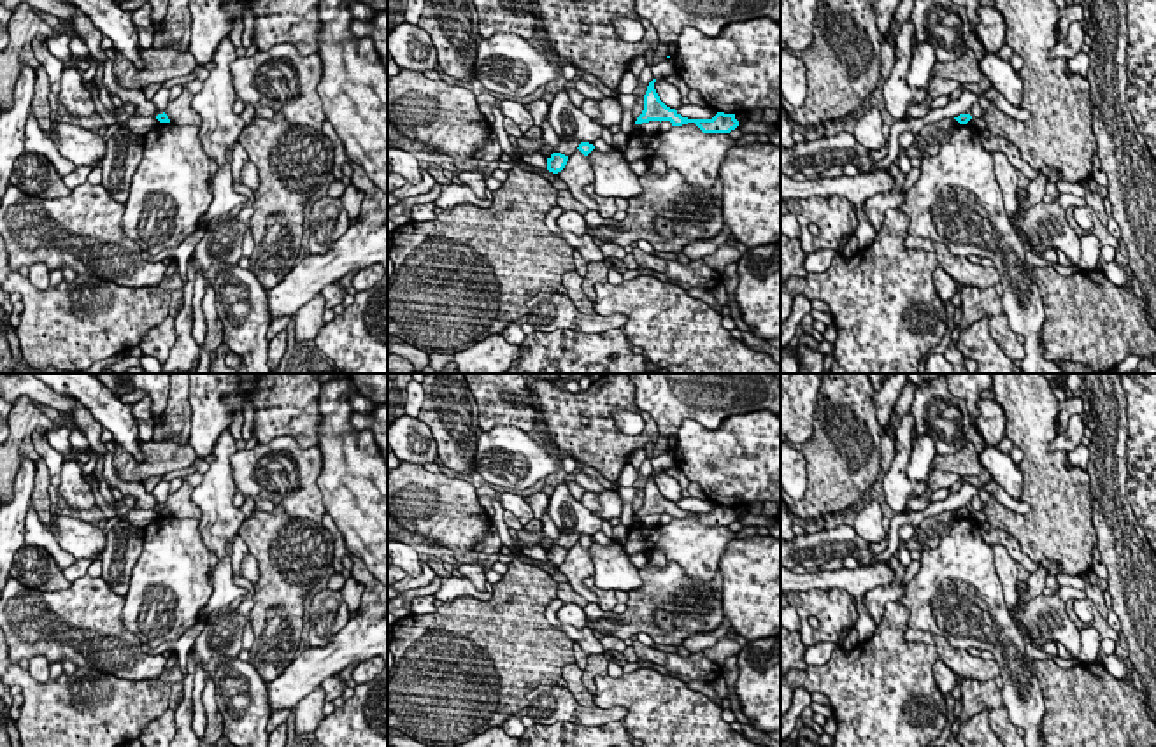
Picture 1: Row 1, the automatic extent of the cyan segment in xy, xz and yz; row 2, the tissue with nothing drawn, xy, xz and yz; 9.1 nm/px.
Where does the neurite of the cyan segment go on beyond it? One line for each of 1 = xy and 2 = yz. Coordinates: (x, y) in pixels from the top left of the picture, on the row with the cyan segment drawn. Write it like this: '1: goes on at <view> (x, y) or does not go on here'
1: does not go on here
2: does not go on here

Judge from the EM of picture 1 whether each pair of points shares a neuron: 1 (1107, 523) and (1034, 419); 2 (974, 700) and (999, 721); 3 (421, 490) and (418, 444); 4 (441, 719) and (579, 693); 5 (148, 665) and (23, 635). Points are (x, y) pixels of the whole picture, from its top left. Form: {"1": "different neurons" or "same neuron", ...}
{"1": "different neurons", "2": "same neuron", "3": "different neurons", "4": "different neurons", "5": "same neuron"}

